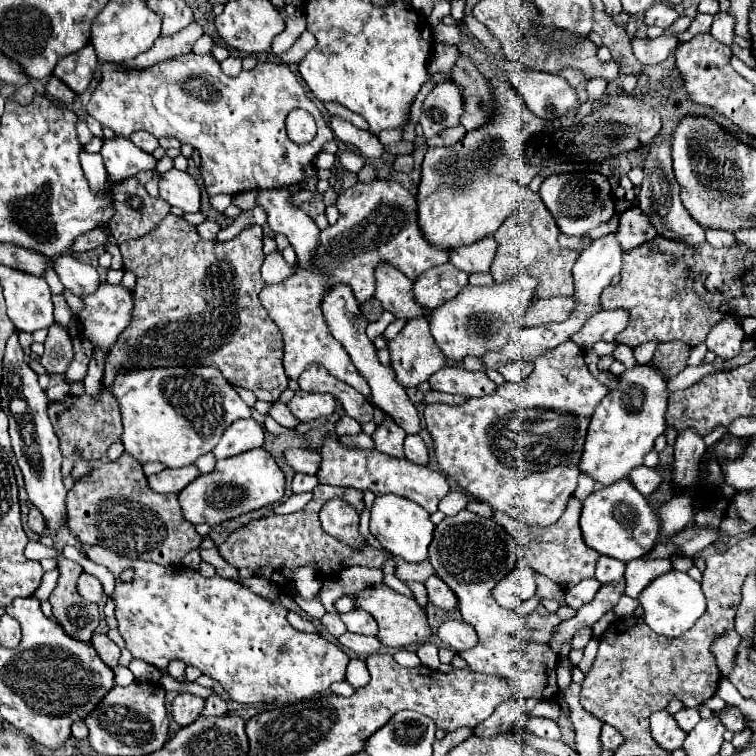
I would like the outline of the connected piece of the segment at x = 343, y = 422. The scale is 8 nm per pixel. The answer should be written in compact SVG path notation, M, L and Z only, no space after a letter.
M341 417L337 423L337 435L357 435L361 431L361 425L351 417Z

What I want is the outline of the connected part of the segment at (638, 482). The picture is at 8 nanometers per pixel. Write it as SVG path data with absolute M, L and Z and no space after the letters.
M639 465L639 467L631 469L631 473L629 473L627 479L629 479L629 481L637 487L637 491L643 493L645 497L647 497L649 493L653 493L653 491L657 489L657 485L661 483L661 477L655 473L655 469L645 467L645 465Z

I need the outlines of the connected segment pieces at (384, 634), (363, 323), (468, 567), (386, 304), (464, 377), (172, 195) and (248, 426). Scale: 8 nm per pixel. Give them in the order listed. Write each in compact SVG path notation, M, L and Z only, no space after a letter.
M385 583L359 591L357 607L365 609L367 613L371 613L375 617L375 621L379 625L377 637L387 647L399 649L399 647L407 647L407 645L421 645L421 643L427 643L427 639L431 639L431 635L433 635L431 625L427 623L427 613L419 607L419 603L415 599L399 595L397 591L389 589Z
M337 285L335 289L329 289L323 297L323 317L331 329L331 335L343 345L343 349L347 351L347 355L351 357L353 365L357 367L357 371L365 377L365 381L371 387L371 399L387 413L395 419L395 423L407 431L407 433L419 433L419 415L415 405L411 403L411 399L407 397L407 391L403 385L399 385L399 381L395 381L395 371L387 365L383 365L377 359L377 349L373 345L373 341L367 337L365 329L367 329L367 319L361 311L361 305L355 301L355 295L351 293L349 287L345 285Z
M463 509L455 517L447 517L435 527L435 537L429 545L429 561L437 575L453 589L459 599L459 611L463 621L475 627L479 641L475 647L461 653L473 671L497 675L515 683L517 697L521 699L553 699L557 693L557 655L545 643L529 643L513 633L521 625L521 615L497 605L491 597L491 589L513 571L517 563L515 541L489 517L477 517Z
M387 261L377 265L375 299L381 301L383 309L403 319L413 319L425 313L425 309L413 301L411 289L413 289L413 281L405 277L405 273L399 273L397 269L393 269L393 265L387 265Z
M455 367L439 369L435 375L431 375L429 383L433 391L457 393L463 397L485 397L497 389L485 371L465 371Z
M177 169L161 175L159 197L169 205L181 207L185 213L197 213L201 207L201 191L197 181L189 173Z
M241 419L225 429L223 437L213 449L213 455L215 459L227 459L261 445L263 445L263 427L255 419Z

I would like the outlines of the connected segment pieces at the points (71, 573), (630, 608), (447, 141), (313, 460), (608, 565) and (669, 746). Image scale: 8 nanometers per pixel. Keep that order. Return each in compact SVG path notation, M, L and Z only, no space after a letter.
M59 555L57 571L59 583L49 597L53 615L71 637L89 641L91 633L99 625L99 609L97 603L89 603L77 593L77 579L83 573L83 567Z
M623 595L623 599L617 603L617 607L613 609L613 613L617 615L617 617L629 617L629 615L633 615L633 611L637 609L637 599L631 599L631 597L627 597L627 595Z
M457 125L457 127L451 127L451 129L445 129L441 135L437 135L437 137L431 137L431 139L427 139L427 145L429 147L447 147L447 145L453 145L453 143L457 143L459 139L463 139L465 137L465 129L463 129L463 125Z
M289 447L287 451L283 451L283 459L293 471L307 473L307 475L317 475L321 465L319 453L303 449L303 447Z
M601 555L597 561L597 571L595 577L605 585L605 583L613 583L619 581L625 573L625 563L621 563L619 559L611 559L607 555Z
M657 711L651 715L651 733L653 739L667 751L683 749L683 741L687 739L687 733L675 725L675 719L667 711Z

